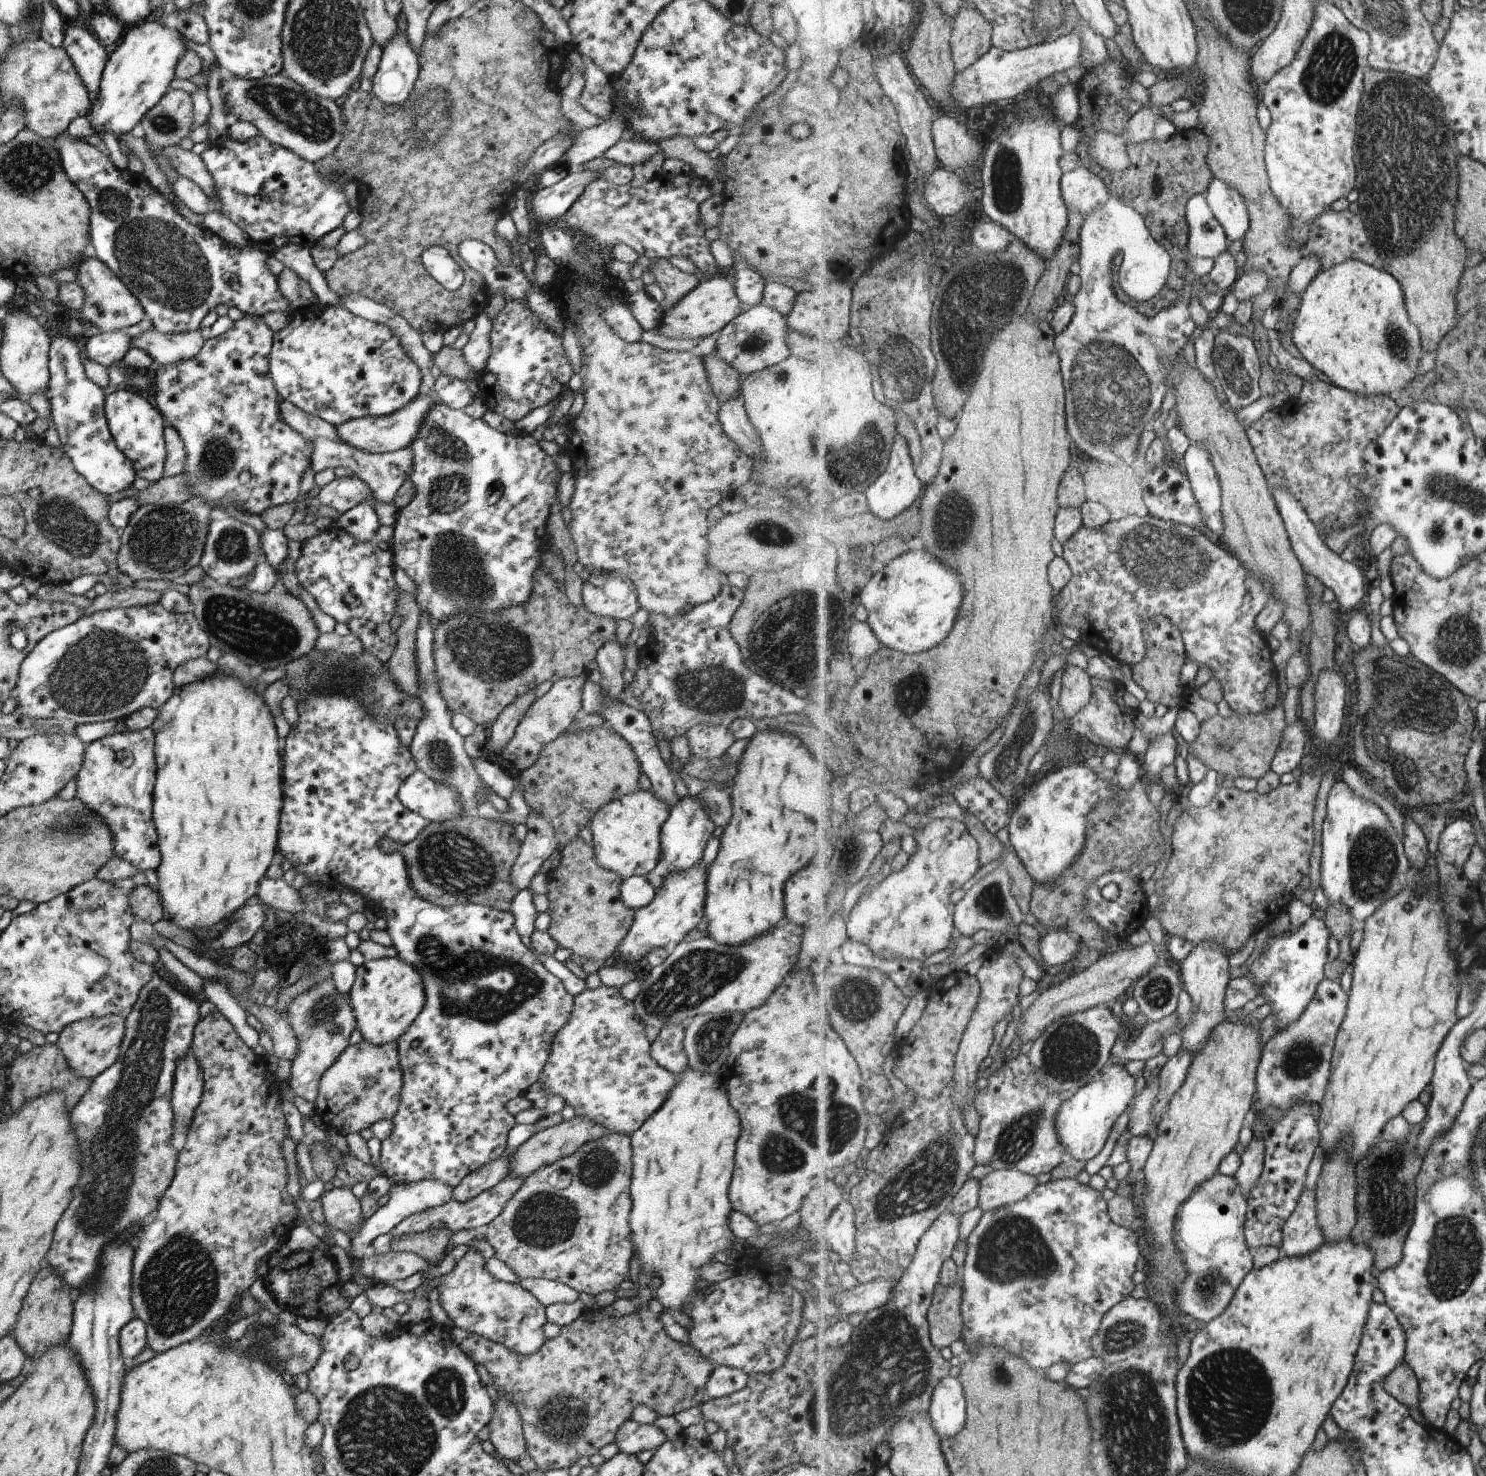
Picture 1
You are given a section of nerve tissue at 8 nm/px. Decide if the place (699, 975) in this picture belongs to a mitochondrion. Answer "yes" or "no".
yes

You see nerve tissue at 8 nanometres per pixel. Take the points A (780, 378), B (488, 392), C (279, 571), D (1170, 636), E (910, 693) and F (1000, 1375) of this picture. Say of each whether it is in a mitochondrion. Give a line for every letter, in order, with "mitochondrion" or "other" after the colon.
A: mitochondrion
B: other
C: other
D: other
E: mitochondrion
F: mitochondrion

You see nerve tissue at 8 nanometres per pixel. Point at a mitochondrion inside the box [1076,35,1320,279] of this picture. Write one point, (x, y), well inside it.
(1106, 89)

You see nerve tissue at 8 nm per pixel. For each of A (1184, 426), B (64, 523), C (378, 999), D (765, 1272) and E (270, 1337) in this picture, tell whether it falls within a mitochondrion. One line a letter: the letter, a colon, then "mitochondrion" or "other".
A: other
B: mitochondrion
C: other
D: other
E: mitochondrion

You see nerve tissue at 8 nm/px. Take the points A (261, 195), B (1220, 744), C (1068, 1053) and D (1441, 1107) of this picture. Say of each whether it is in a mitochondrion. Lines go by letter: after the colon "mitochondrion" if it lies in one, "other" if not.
A: other
B: mitochondrion
C: mitochondrion
D: other

